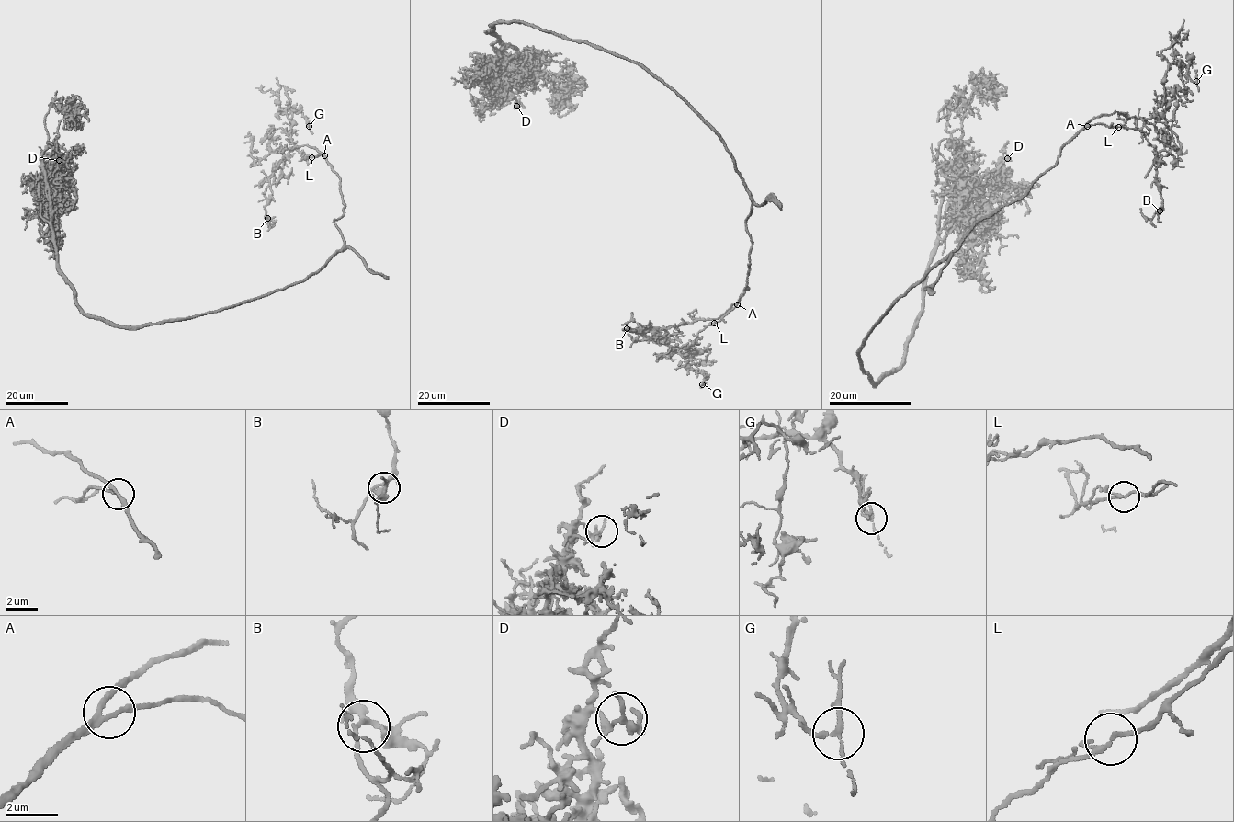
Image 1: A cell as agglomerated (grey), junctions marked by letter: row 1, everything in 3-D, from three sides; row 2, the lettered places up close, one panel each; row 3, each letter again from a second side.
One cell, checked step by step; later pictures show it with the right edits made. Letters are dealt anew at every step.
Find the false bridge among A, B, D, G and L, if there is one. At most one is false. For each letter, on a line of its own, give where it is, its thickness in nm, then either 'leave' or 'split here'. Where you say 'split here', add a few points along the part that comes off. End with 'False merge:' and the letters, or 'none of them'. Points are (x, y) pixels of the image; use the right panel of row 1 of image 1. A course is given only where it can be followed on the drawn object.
A: place (1087, 126); calibre 170 nm; leave
B: place (1160, 211); calibre 190 nm; leave
D: place (1007, 158); calibre 170 nm; leave
G: place (1196, 81); calibre 150 nm; leave
L: place (1118, 127); calibre 150 nm; leave
False merge: none of them

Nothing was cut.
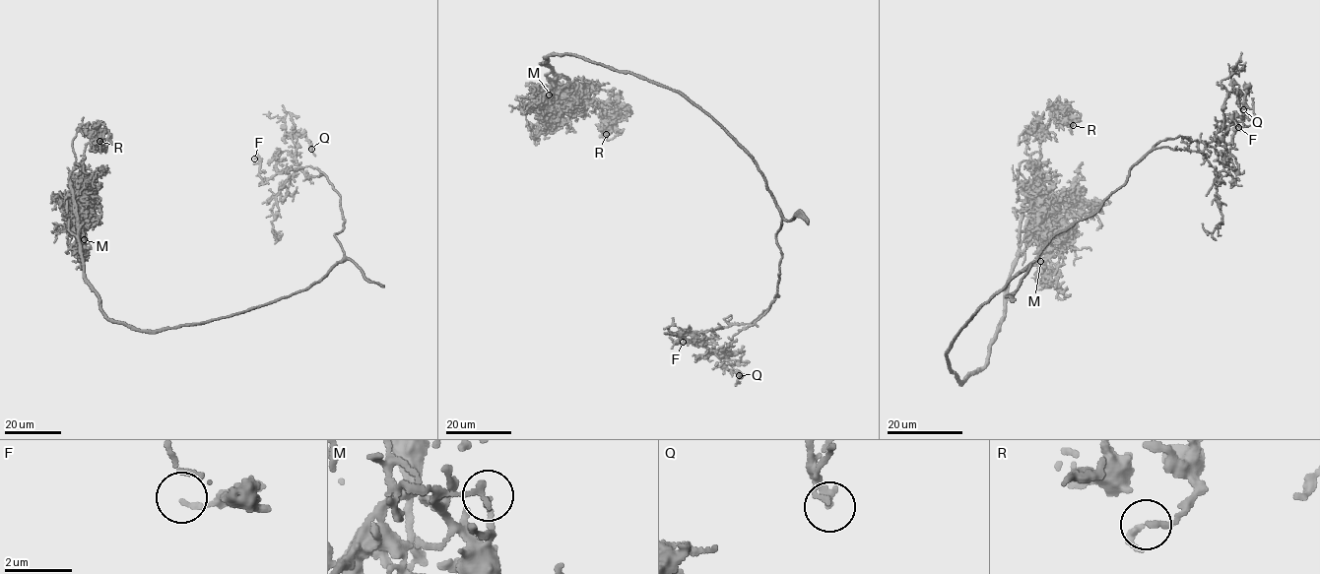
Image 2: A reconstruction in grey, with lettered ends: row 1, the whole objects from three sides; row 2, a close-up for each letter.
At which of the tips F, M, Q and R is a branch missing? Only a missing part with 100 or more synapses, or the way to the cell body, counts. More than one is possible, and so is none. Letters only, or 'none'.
M

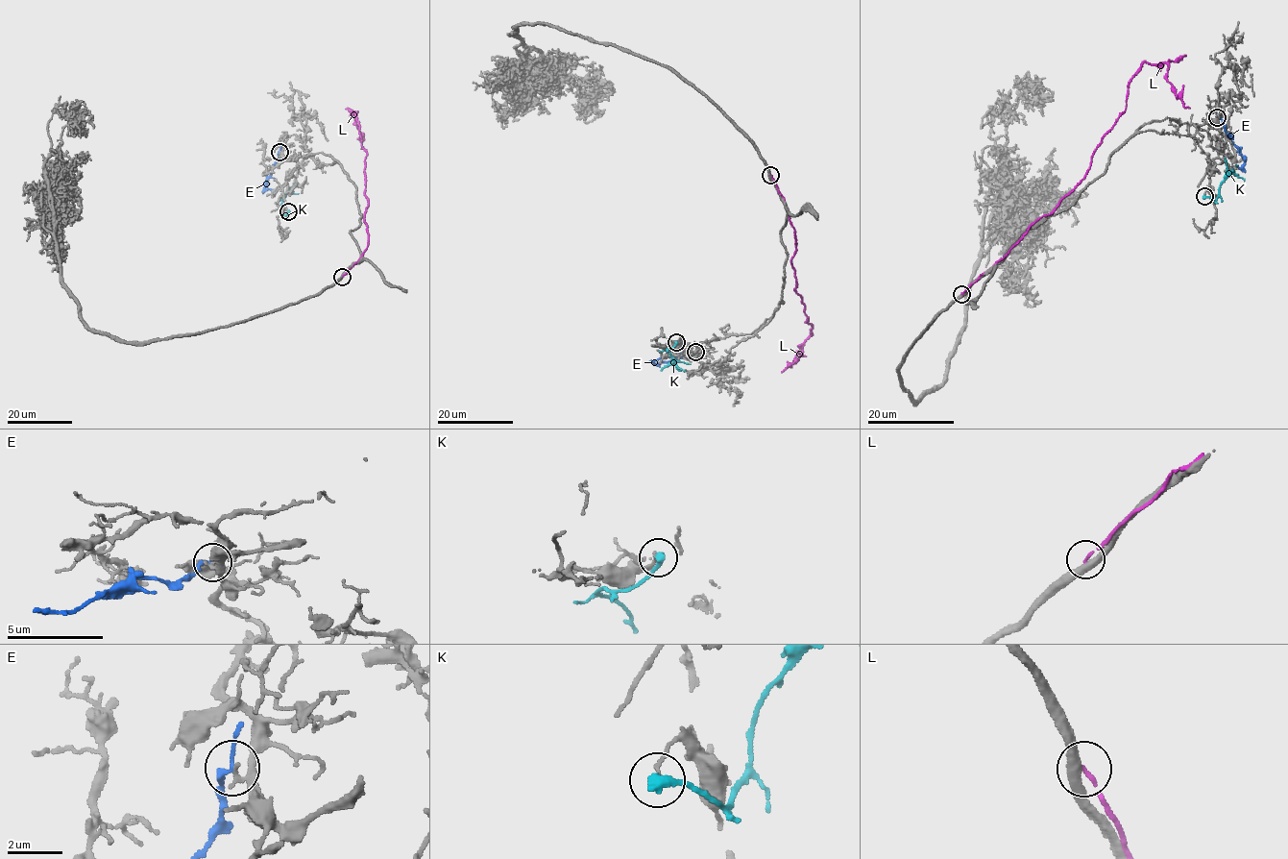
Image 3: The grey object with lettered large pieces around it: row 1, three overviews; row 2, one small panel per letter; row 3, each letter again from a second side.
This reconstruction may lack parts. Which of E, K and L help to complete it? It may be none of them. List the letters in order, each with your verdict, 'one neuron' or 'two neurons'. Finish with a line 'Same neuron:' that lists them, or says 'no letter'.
E: two neurons
K: two neurons
L: two neurons
Same neuron: no letter

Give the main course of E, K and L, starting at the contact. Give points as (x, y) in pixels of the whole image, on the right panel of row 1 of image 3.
E: (1217, 116), (1244, 161), (1239, 167), (1229, 168)
K: (1204, 196), (1215, 201), (1219, 195), (1227, 171), (1225, 158)
L: (960, 294), (1085, 175), (1093, 151), (1126, 108), (1128, 85), (1141, 63), (1167, 62), (1175, 94), (1190, 108)

